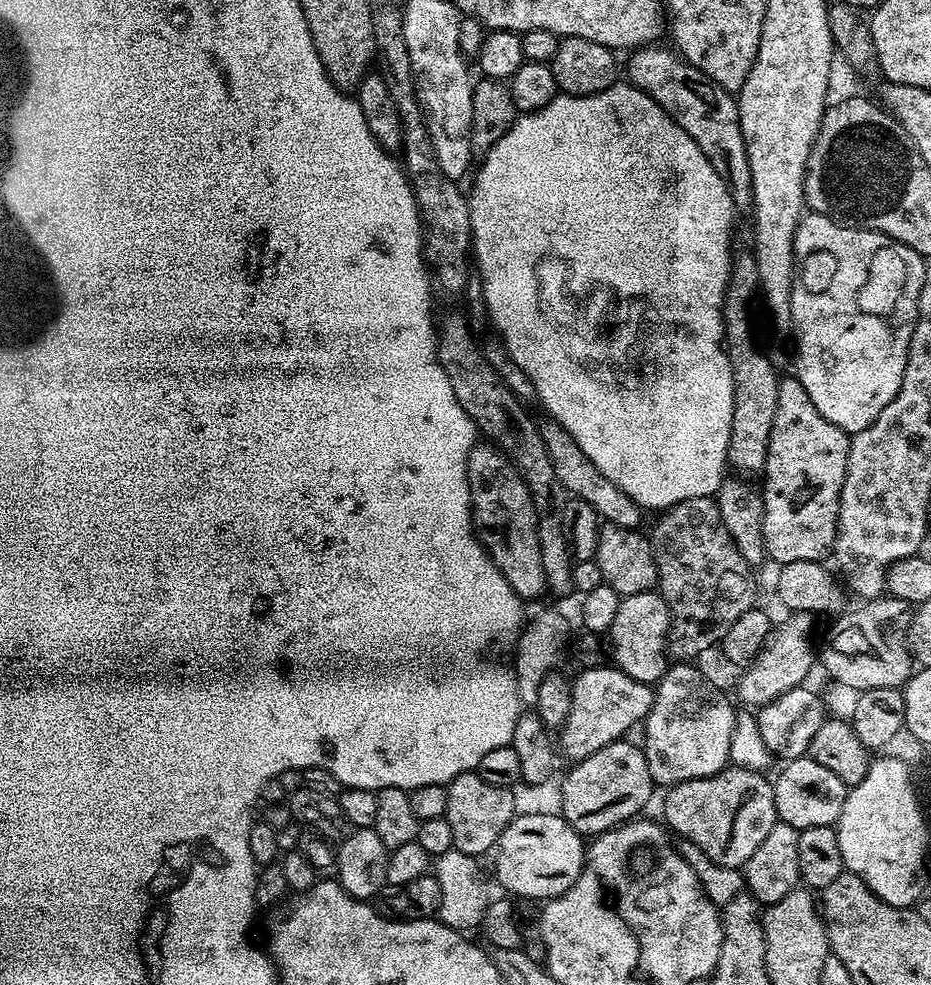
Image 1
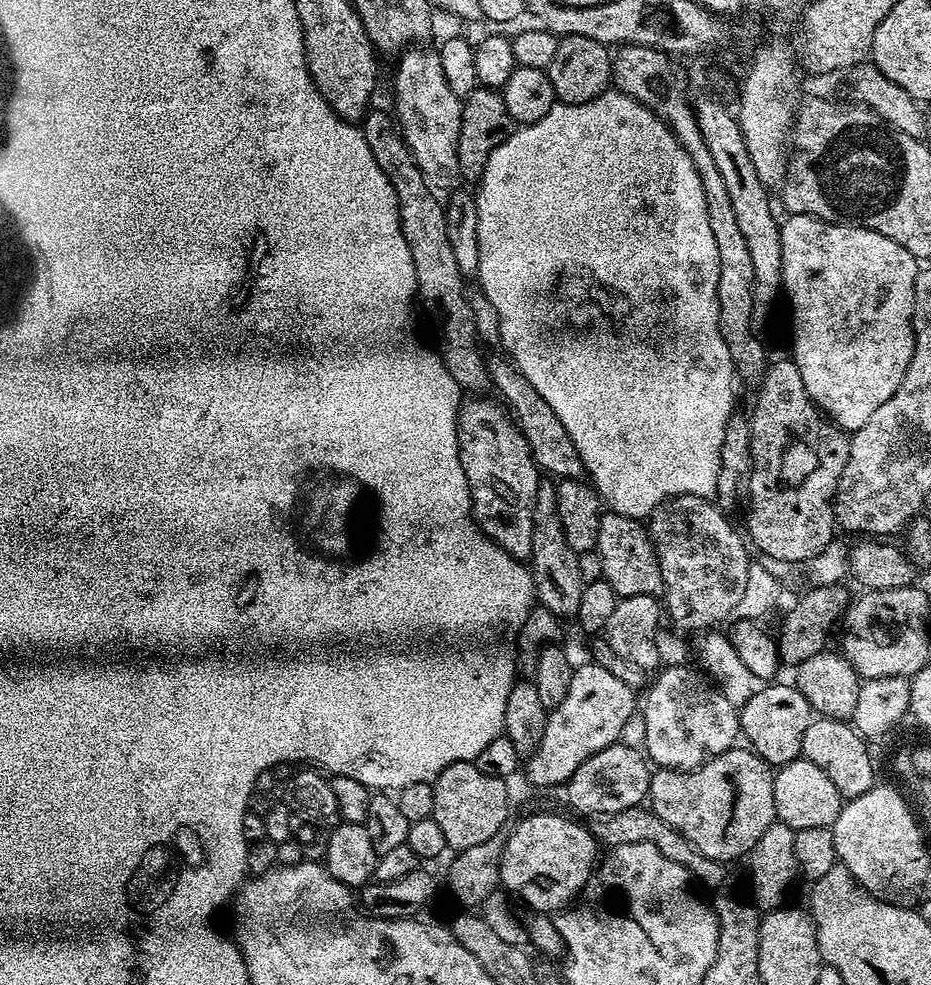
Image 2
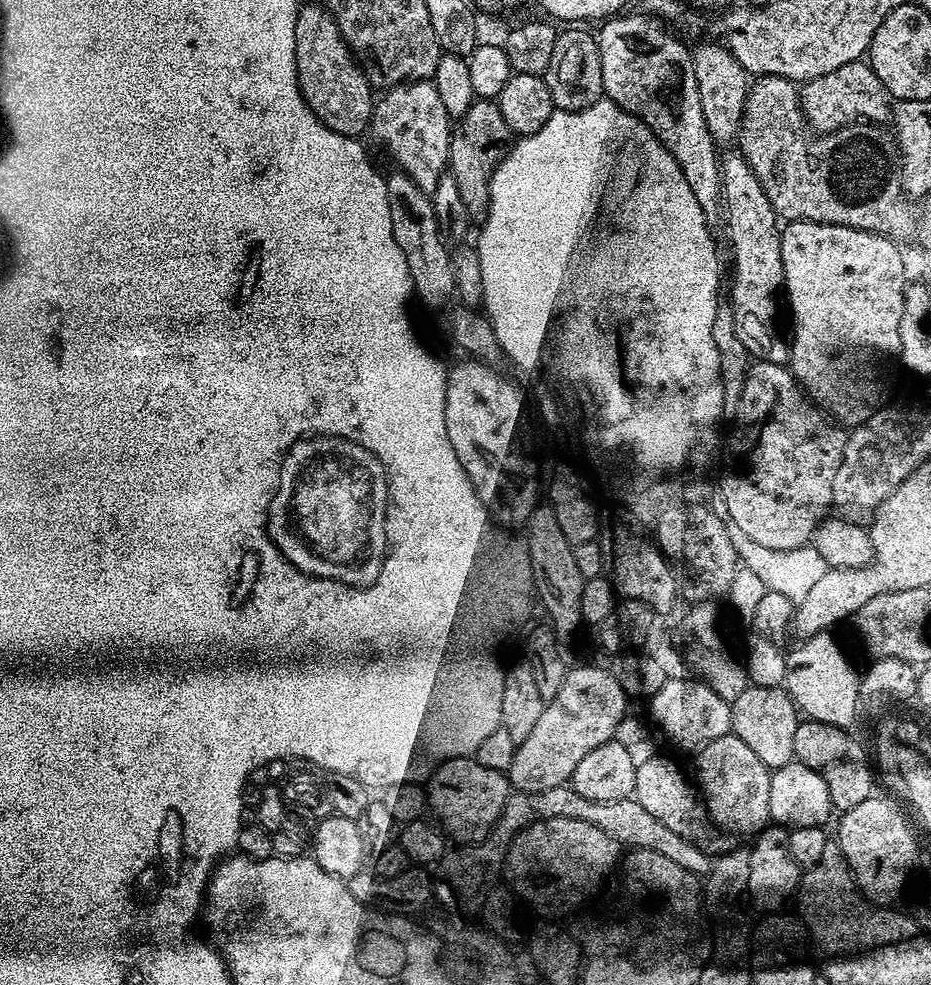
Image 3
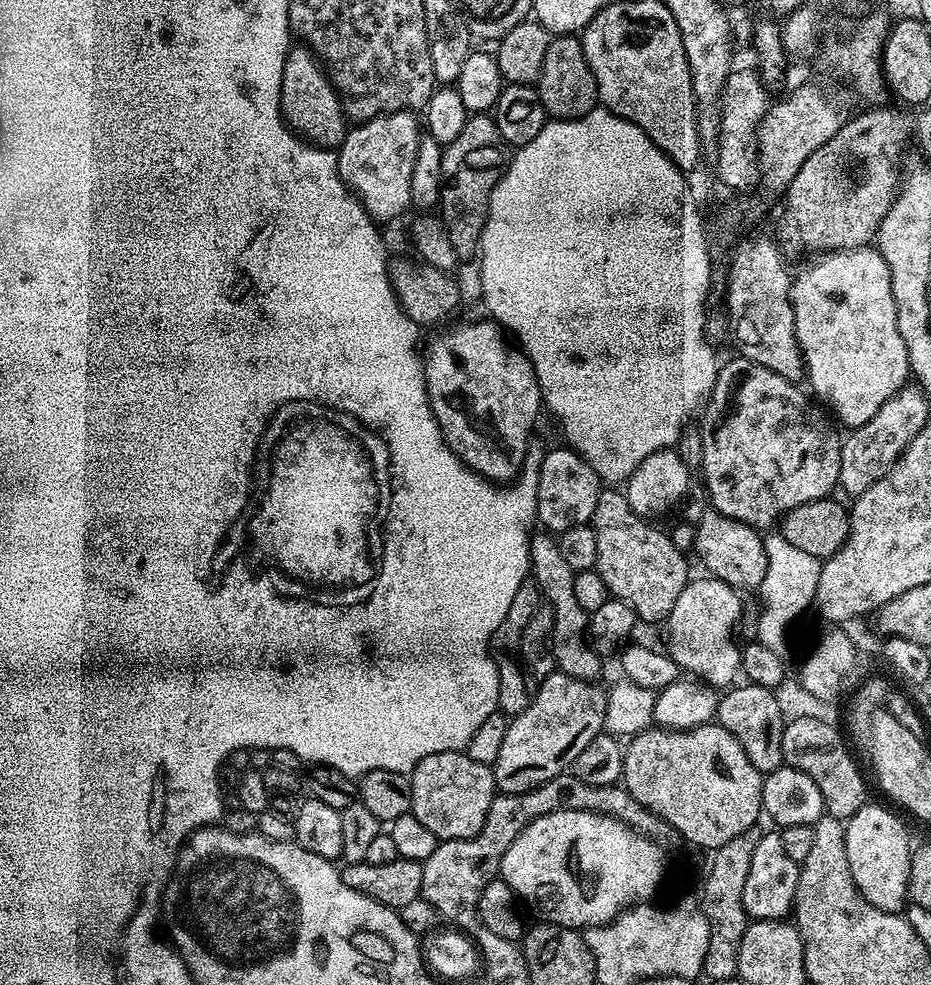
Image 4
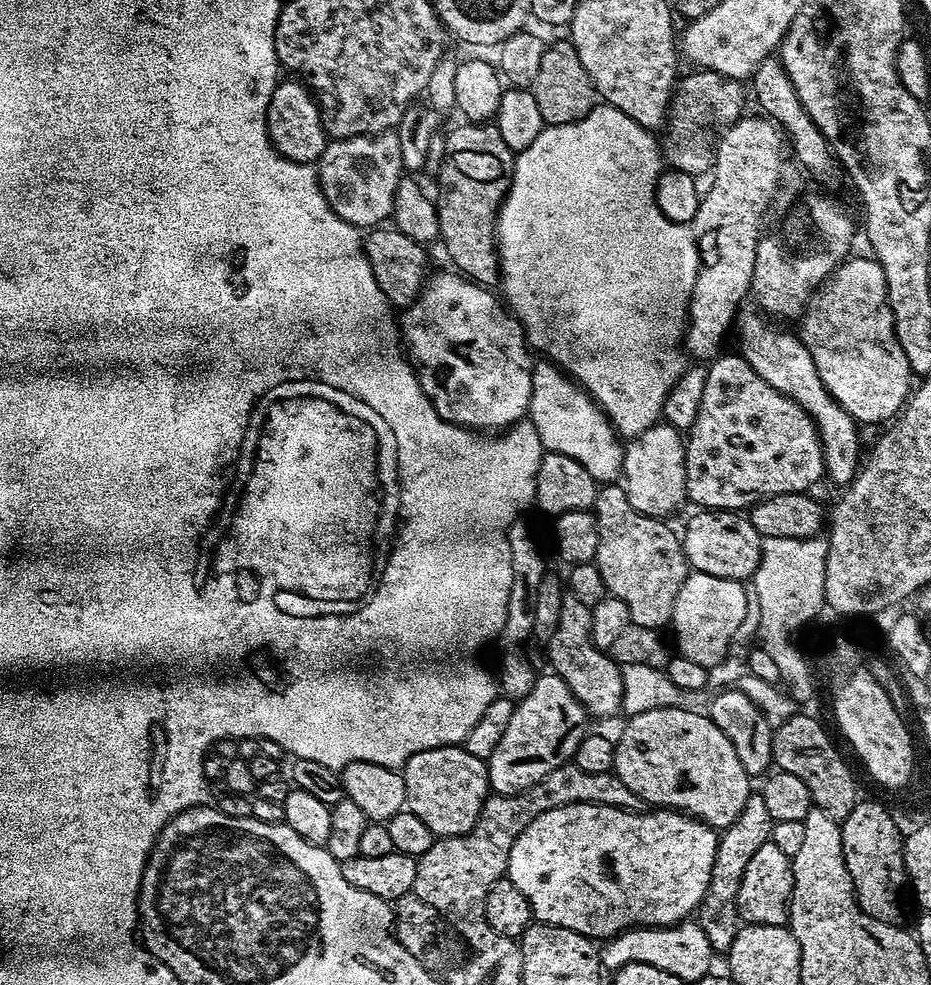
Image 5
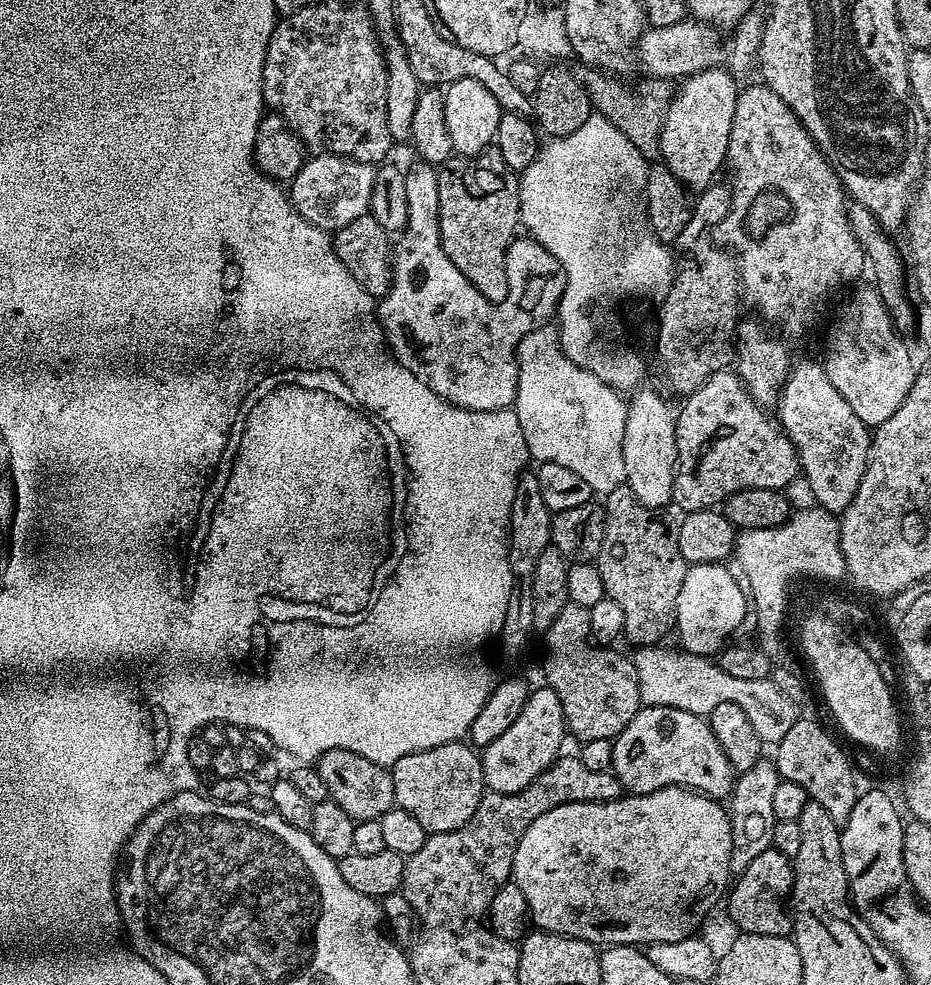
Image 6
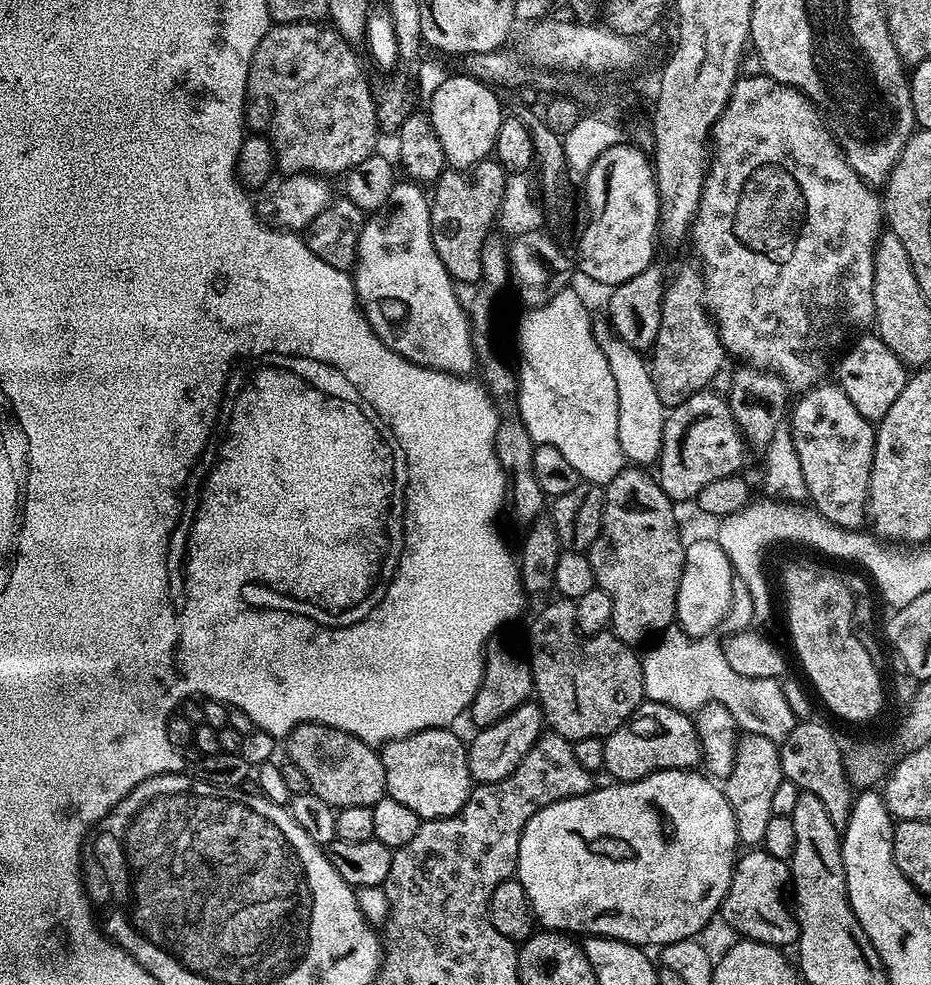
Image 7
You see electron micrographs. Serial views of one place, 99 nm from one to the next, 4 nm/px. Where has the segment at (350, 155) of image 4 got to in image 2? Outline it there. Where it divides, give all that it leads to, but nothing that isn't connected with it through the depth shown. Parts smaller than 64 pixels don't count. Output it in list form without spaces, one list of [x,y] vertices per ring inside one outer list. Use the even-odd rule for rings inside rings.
[[[408,50],[399,57],[400,65],[396,68],[396,112],[394,119],[401,132],[404,133],[404,141],[412,150],[412,156],[416,164],[422,170],[426,182],[433,190],[440,188],[451,189],[455,180],[461,179],[458,167],[458,134],[460,133],[460,109],[462,107],[461,97],[450,90],[446,82],[446,74],[442,74],[442,62],[439,51],[412,52]]]

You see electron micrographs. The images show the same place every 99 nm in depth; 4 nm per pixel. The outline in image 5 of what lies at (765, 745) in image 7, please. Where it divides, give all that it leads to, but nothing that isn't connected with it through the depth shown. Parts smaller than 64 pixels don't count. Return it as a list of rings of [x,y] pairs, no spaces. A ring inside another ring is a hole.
[[[750,794],[738,818],[734,818],[729,828],[719,833],[716,857],[712,863],[712,875],[708,878],[708,890],[704,894],[704,899],[700,901],[698,909],[699,926],[706,934],[706,938],[710,938],[713,953],[728,953],[734,938],[738,938],[742,921],[738,914],[736,899],[738,890],[742,887],[742,874],[746,874],[746,865],[750,862],[750,858],[754,858],[754,853],[763,844],[771,841],[773,823],[766,810],[766,802],[762,802],[759,794]]]

